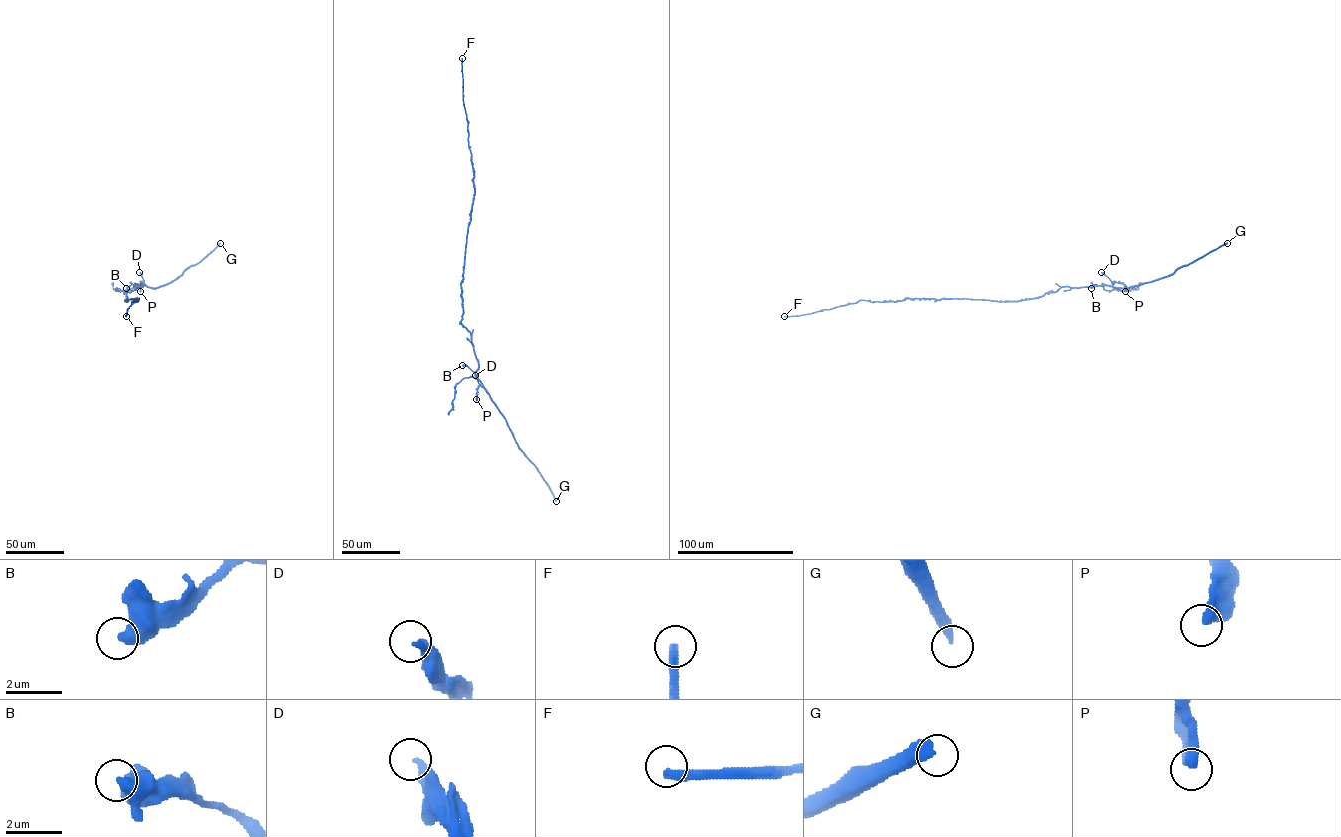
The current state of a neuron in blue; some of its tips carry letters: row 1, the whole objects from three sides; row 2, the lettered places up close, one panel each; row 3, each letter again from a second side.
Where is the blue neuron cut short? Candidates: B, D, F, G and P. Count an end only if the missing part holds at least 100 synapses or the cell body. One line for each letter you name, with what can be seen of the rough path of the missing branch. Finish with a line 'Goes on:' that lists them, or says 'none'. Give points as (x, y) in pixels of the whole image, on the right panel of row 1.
Goes on: F

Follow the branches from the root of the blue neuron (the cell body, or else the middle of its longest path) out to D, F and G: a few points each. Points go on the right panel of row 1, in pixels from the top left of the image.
D: (1026, 299), (1038, 298), (1066, 286), (1112, 286), (1110, 279), (1101, 272)
F: (1026, 299), (860, 300), (809, 314), (784, 316)
G: (1026, 299), (1038, 298), (1066, 286), (1128, 288), (1141, 285), (1168, 276), (1227, 243)

